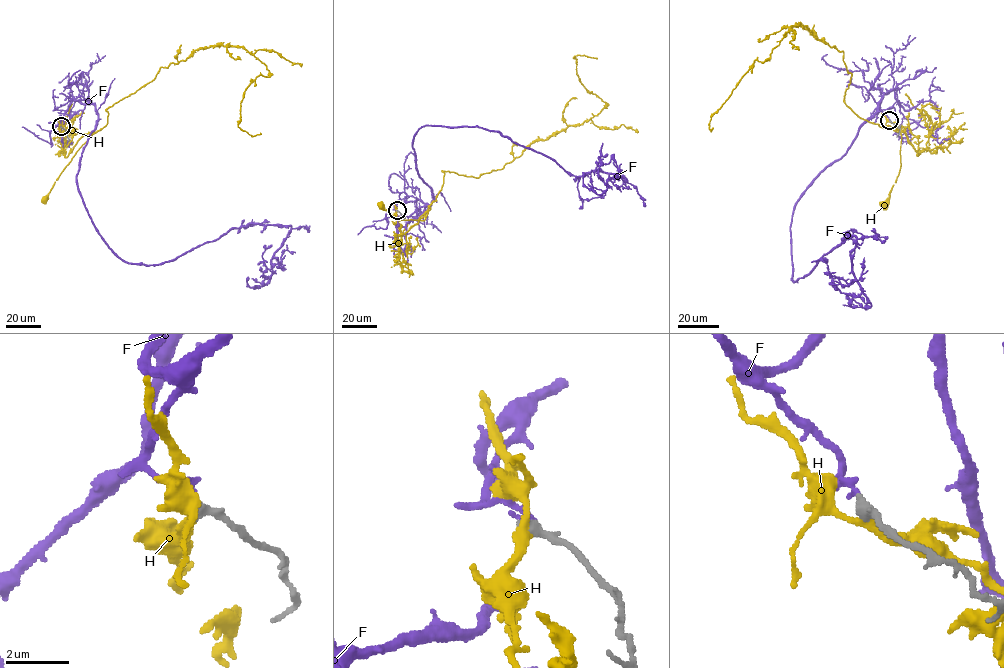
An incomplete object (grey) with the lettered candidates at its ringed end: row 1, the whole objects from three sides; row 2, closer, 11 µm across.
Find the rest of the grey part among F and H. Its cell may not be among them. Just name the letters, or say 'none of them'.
F

